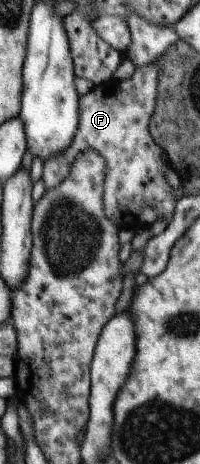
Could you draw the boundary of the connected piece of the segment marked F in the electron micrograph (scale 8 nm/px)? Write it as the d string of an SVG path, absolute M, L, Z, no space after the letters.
M156 61L152 64L136 69L133 76L127 81L104 82L101 86L93 86L84 96L79 98L79 128L71 145L57 157L50 157L43 162L42 180L45 188L49 189L59 185L67 177L71 164L86 149L96 149L105 160L105 181L103 192L103 205L106 216L116 223L119 230L141 231L150 227L157 218L164 218L169 224L175 211L175 202L172 197L173 189L166 182L165 170L168 168L164 162L163 150L154 142L149 131L151 116L155 109L158 77Z

